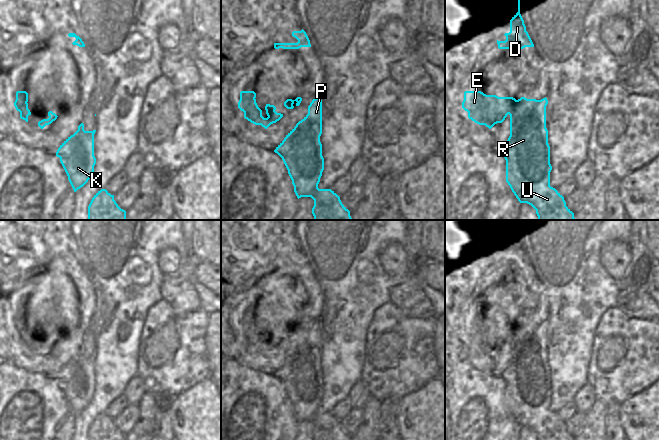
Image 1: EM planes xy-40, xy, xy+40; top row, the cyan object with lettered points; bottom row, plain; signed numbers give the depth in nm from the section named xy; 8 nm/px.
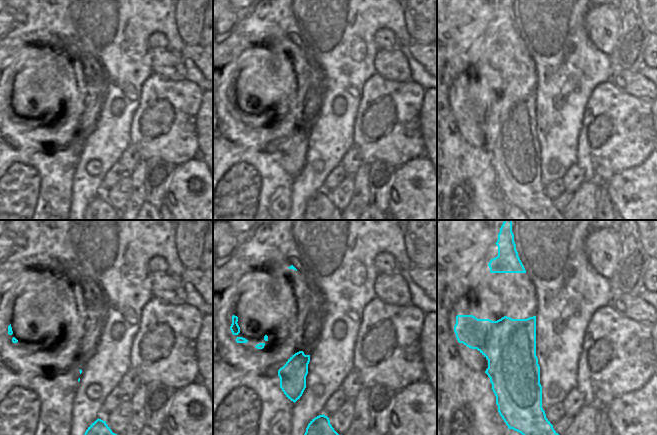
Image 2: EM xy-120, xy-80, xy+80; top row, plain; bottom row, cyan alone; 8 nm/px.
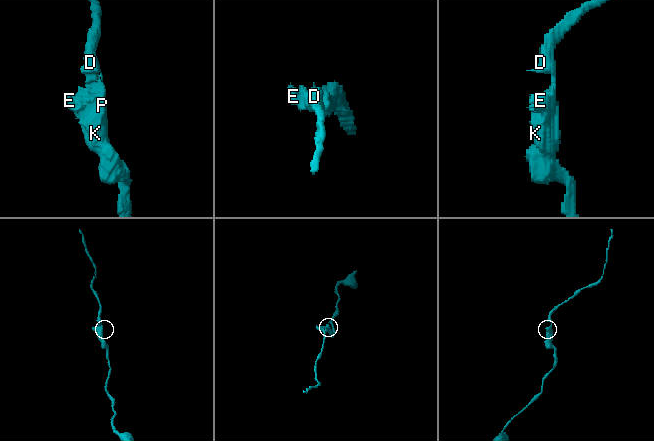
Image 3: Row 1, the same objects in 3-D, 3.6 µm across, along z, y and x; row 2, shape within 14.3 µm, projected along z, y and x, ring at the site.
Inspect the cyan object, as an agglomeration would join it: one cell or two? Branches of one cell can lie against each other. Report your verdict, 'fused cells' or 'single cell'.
single cell

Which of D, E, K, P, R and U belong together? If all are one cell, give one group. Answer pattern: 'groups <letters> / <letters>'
groups D E K P R U

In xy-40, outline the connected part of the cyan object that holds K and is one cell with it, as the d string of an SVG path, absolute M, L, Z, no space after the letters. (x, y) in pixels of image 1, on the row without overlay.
M81 347L78 354L68 361L56 376L74 416L83 411L94 396L95 356L96 354L85 355L84 348Z

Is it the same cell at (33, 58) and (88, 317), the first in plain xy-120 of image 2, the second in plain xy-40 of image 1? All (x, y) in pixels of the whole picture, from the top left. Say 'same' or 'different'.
same

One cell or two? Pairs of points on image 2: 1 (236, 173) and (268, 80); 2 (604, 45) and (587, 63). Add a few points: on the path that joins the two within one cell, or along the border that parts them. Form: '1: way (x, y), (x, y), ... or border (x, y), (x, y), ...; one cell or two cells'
1: way (255, 150), (284, 120), (289, 112), (287, 103); one cell
2: border (585, 30), (589, 40), (607, 55); two cells

